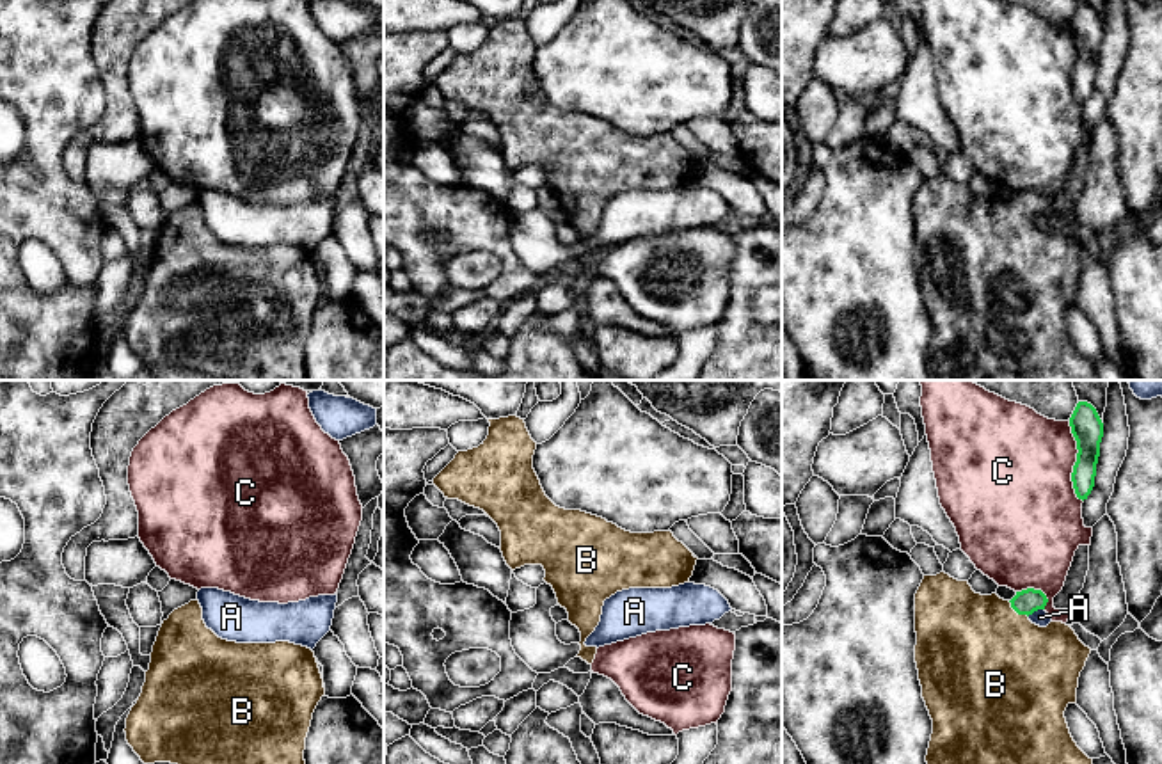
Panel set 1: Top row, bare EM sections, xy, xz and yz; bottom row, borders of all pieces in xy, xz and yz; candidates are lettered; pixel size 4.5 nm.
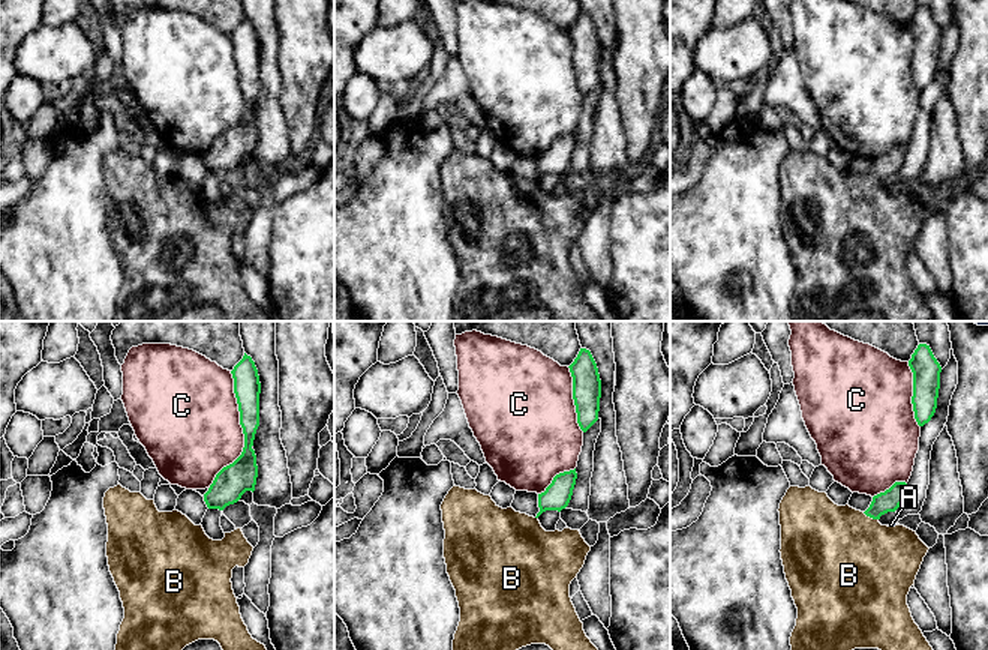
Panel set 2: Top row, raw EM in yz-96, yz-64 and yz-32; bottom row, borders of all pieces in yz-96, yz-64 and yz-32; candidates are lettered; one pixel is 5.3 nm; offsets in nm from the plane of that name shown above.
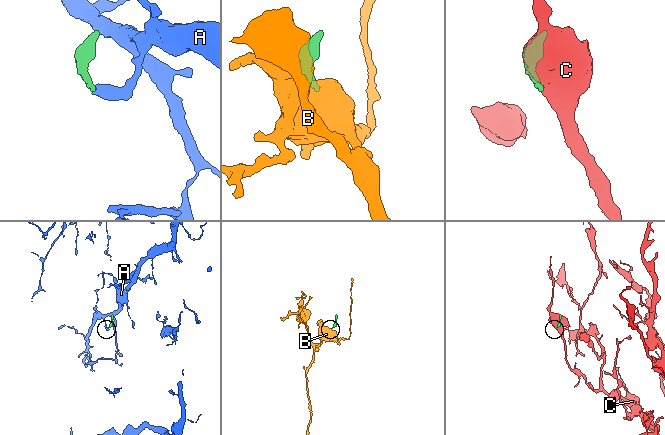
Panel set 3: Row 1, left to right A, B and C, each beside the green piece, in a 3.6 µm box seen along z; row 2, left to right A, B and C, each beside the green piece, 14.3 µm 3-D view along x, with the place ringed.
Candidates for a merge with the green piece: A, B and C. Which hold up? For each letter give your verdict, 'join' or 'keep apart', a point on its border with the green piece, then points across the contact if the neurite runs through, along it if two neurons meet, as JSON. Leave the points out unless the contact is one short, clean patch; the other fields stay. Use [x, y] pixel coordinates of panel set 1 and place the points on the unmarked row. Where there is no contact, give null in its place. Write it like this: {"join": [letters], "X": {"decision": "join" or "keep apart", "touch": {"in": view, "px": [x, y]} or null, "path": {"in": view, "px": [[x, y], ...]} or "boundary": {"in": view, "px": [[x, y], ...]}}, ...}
{"join": ["B"], "A": {"decision": "keep apart", "touch": {"in": "yz", "px": [1034, 212]}, "boundary": {"in": "yz", "px": [[1043, 210], [1027, 217]]}}, "B": {"decision": "join", "touch": {"in": "yz", "px": [1017, 214]}, "path": {"in": "yz", "px": [[1027, 203], [1017, 214], [981, 256]]}}, "C": {"decision": "keep apart", "touch": {"in": "yz", "px": [1075, 64]}}}

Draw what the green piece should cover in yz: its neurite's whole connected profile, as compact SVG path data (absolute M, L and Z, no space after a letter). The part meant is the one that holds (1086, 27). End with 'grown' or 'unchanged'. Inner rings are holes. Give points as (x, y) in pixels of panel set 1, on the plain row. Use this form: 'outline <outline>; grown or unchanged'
outline M1078 4L1070 20L1070 28L1078 52L1071 84L1077 99L1084 103L1094 89L1103 25L1091 5Z; unchanged

